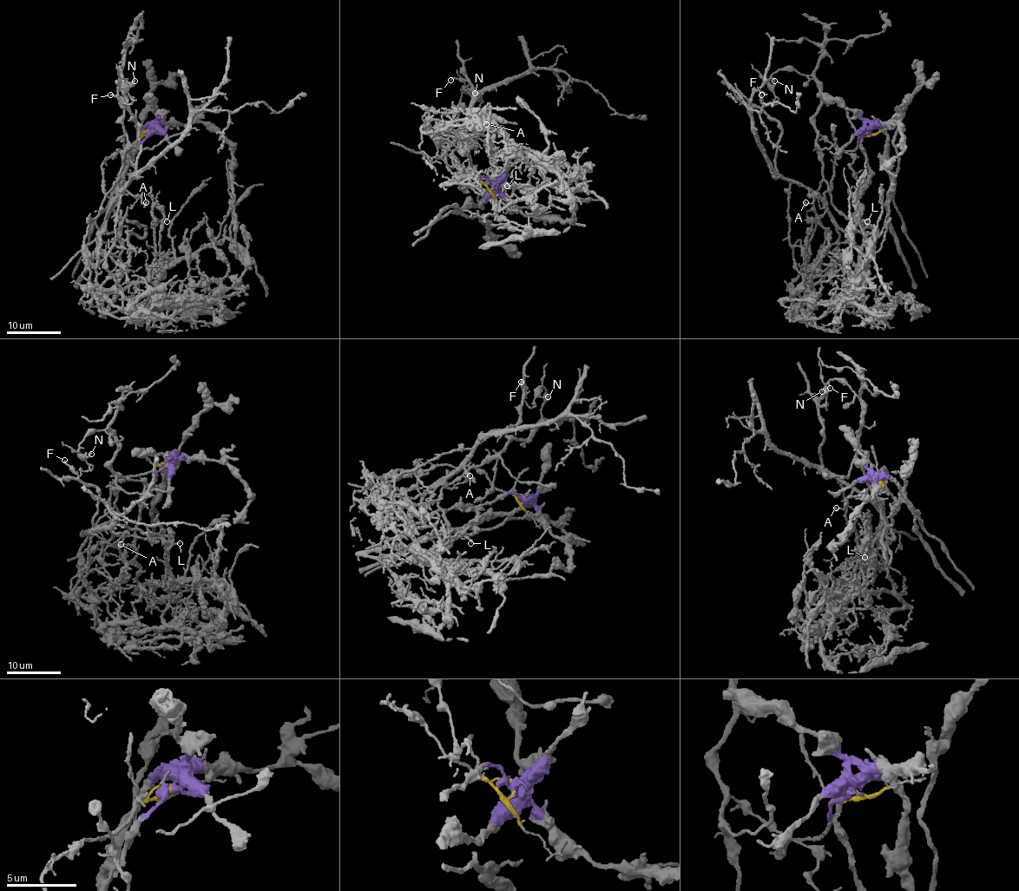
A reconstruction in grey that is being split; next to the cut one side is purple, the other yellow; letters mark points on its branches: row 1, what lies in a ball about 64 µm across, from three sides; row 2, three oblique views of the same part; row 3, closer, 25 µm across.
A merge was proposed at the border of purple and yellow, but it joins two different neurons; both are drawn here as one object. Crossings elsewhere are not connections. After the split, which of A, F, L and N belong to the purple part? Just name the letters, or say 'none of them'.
L

